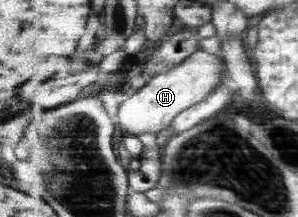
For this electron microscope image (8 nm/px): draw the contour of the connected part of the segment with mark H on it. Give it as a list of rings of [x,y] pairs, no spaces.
[[[200,50],[169,72],[156,75],[148,85],[127,97],[115,117],[118,127],[121,127],[126,135],[136,136],[140,133],[159,133],[171,127],[179,114],[217,91],[225,73],[228,73],[228,70],[223,54]]]

